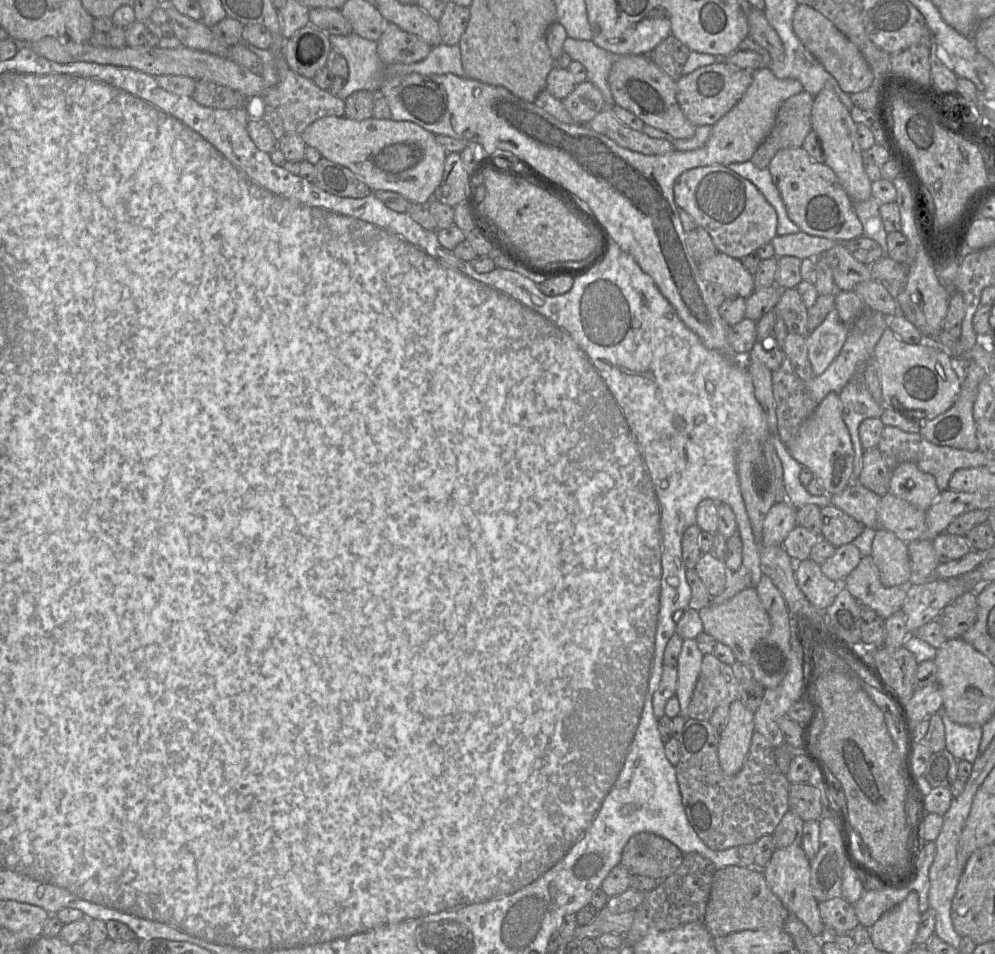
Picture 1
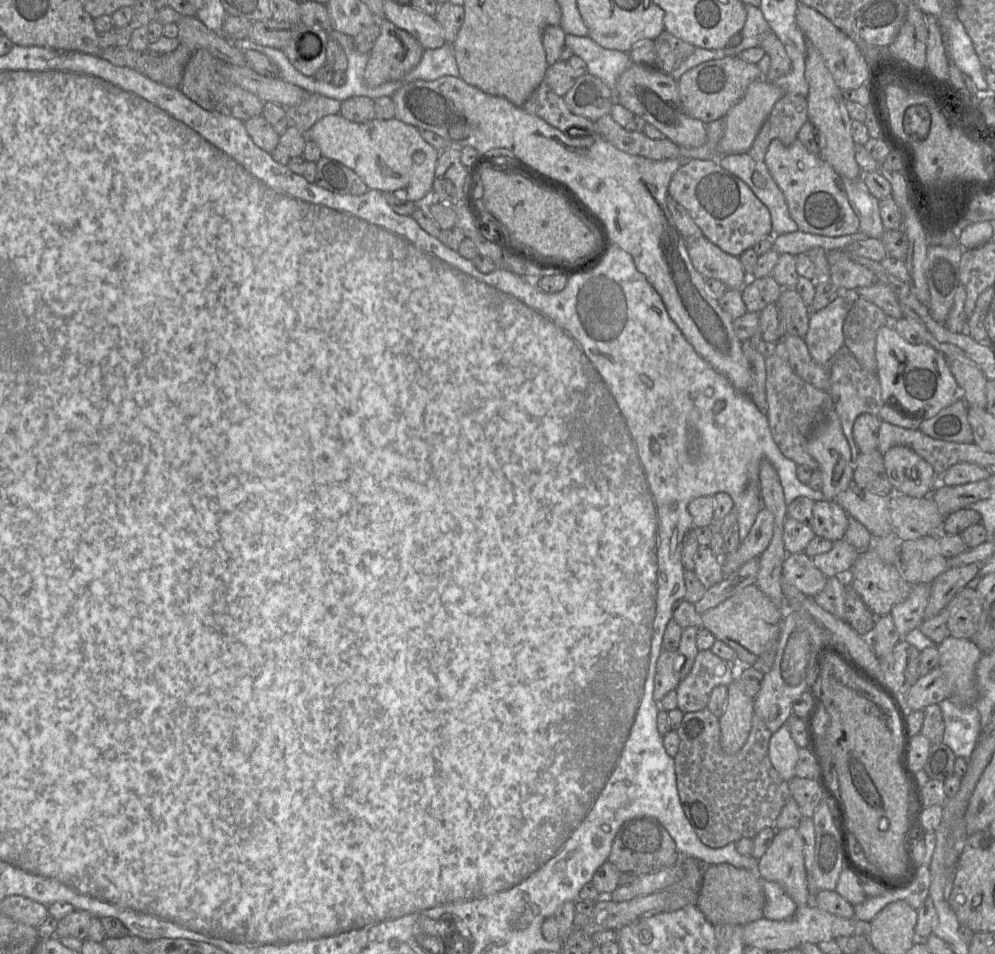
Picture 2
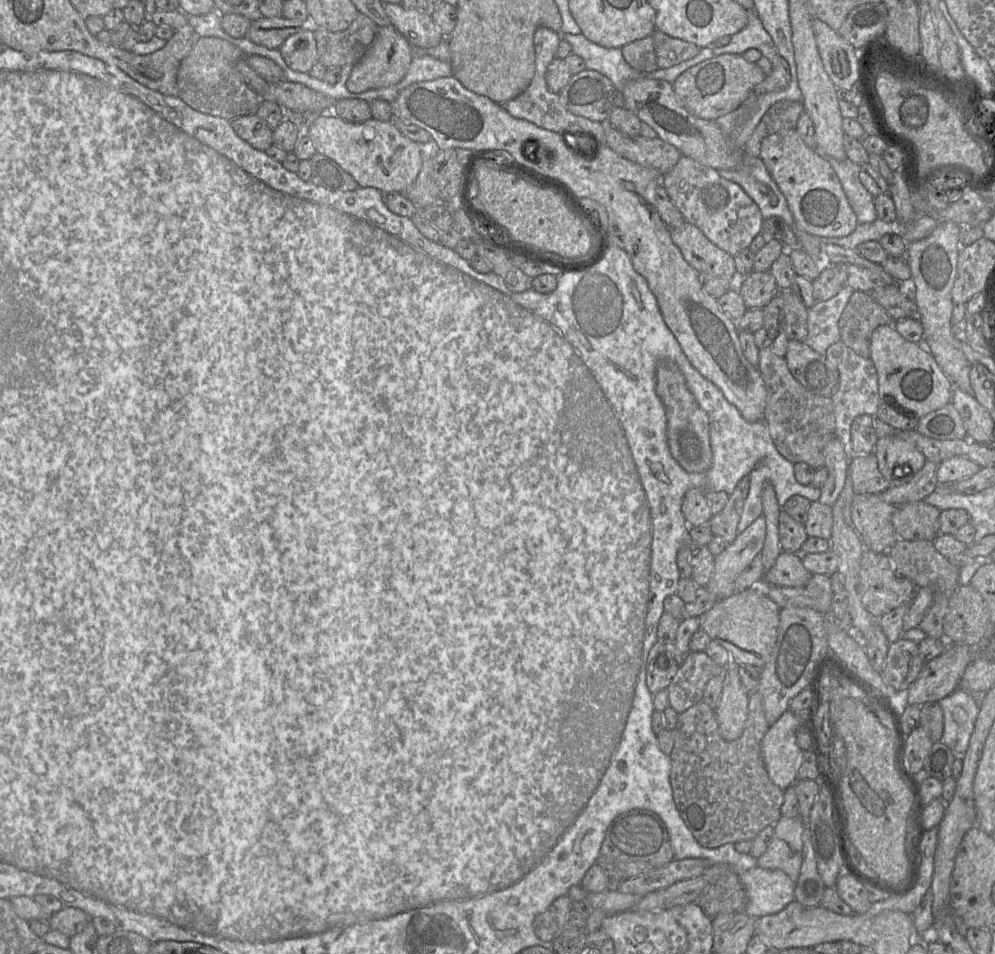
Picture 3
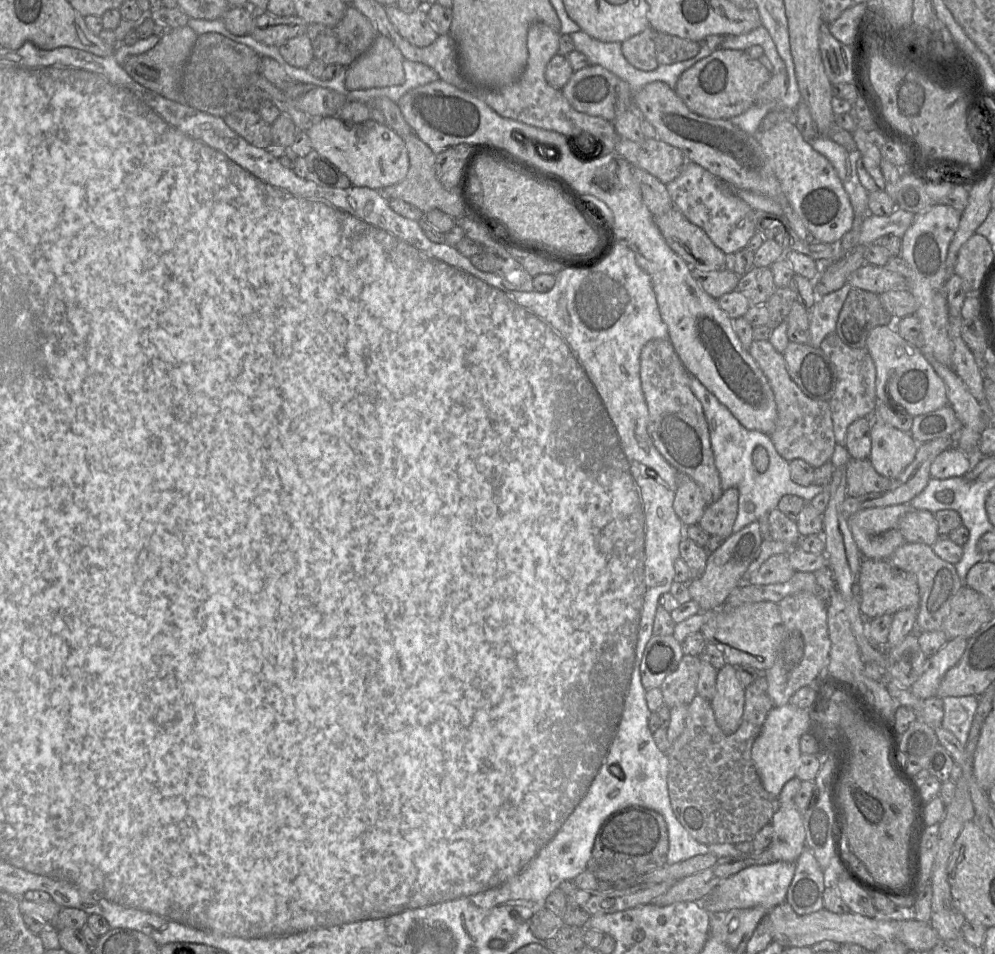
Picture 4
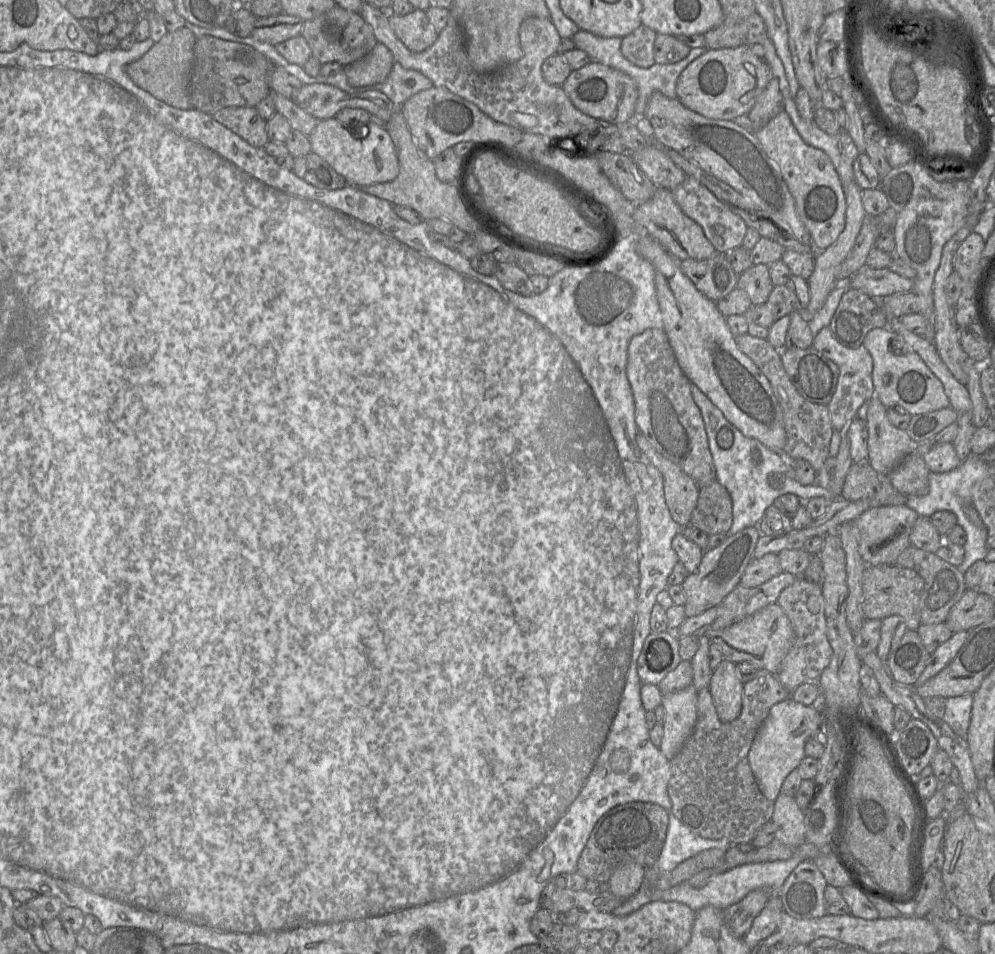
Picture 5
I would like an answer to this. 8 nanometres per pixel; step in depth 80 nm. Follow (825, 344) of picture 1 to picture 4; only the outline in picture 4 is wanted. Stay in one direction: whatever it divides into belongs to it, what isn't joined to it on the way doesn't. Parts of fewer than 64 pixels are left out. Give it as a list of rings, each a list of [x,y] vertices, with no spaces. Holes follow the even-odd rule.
[[[846,283],[840,289],[818,297],[809,309],[809,344],[814,348],[820,348],[823,339],[835,332],[839,312],[851,288]]]

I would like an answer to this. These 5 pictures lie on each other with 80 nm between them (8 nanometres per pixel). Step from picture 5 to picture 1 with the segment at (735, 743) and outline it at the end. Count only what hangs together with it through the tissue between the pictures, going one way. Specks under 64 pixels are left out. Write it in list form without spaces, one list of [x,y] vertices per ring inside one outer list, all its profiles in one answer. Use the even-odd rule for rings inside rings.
[[[689,718],[681,732],[673,735],[679,741],[680,759],[675,766],[682,804],[691,827],[712,850],[725,850],[733,846],[750,844],[765,834],[772,834],[789,810],[790,782],[775,761],[774,747],[761,733],[755,731],[742,769],[735,775],[726,775],[719,763],[719,732],[709,720]]]

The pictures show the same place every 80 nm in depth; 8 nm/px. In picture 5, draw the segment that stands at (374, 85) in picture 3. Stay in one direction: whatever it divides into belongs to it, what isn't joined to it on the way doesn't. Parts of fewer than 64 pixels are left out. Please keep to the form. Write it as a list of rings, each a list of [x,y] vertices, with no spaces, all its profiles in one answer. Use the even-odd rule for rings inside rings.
[[[377,42],[367,56],[344,68],[348,83],[353,87],[362,87],[384,82],[394,63],[391,51]]]

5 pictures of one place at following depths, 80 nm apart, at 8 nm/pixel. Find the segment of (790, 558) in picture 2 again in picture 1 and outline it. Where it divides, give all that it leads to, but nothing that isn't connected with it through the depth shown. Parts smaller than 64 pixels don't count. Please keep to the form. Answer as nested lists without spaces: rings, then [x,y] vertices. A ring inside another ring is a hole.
[[[811,559],[796,562],[794,574],[806,598],[819,610],[826,610],[839,592],[841,583],[828,579],[820,565]]]

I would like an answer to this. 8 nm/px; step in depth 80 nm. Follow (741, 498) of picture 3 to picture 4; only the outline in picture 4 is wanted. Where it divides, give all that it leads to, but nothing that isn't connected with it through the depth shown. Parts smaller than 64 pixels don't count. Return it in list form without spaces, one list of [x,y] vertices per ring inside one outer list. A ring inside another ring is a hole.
[[[736,488],[723,491],[722,496],[713,504],[707,505],[698,525],[711,536],[721,536],[728,538],[738,514],[739,492]]]

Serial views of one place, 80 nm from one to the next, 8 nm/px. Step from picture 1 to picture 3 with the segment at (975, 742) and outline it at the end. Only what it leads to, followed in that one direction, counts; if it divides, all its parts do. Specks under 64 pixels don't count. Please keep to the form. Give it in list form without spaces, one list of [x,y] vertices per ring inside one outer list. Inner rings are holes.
[[[957,688],[950,695],[938,701],[943,710],[943,734],[939,740],[954,755],[964,755],[979,712],[976,701],[969,691]]]

